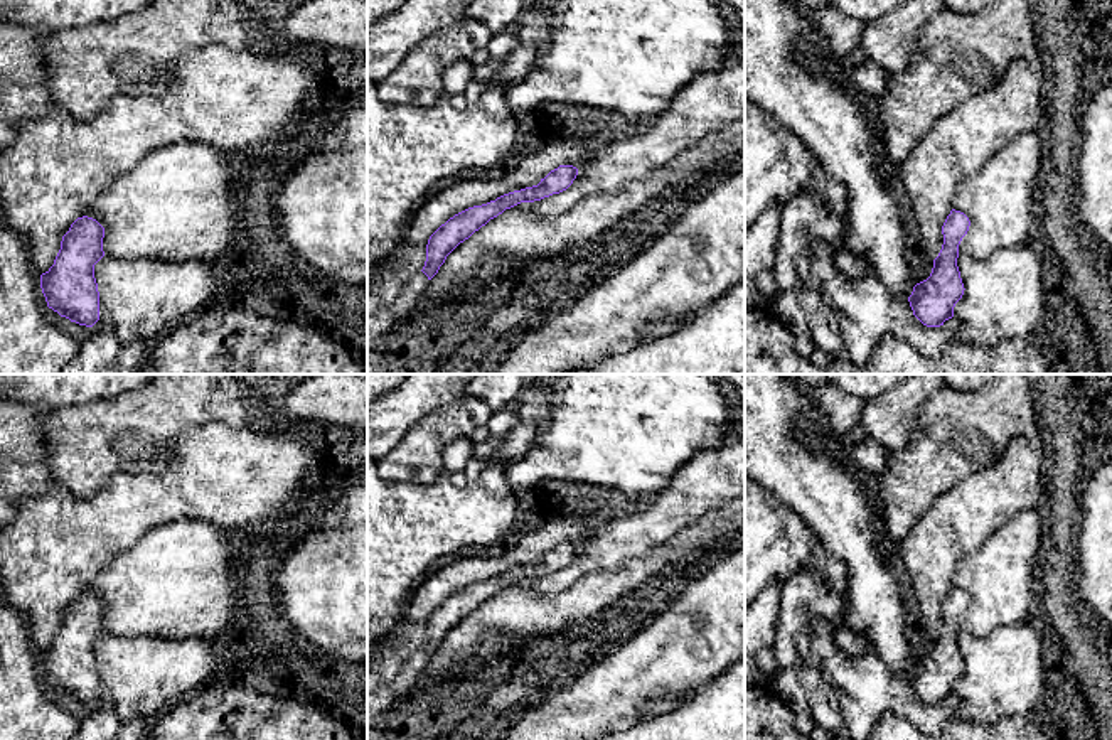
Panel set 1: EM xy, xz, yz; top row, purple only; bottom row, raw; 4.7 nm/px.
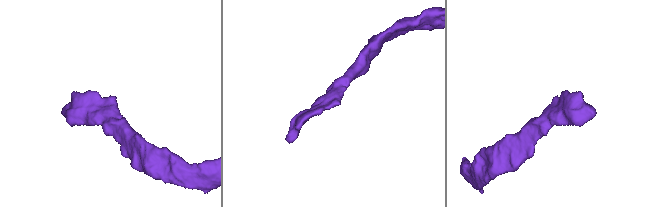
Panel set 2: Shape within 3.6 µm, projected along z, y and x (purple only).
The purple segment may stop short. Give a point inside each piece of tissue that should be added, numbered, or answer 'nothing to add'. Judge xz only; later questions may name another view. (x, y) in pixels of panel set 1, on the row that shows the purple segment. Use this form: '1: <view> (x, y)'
1: xz (400, 304)

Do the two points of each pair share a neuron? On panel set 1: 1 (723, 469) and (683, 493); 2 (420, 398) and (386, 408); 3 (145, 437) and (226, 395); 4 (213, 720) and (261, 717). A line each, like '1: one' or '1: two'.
1: one
2: one
3: one
4: one

